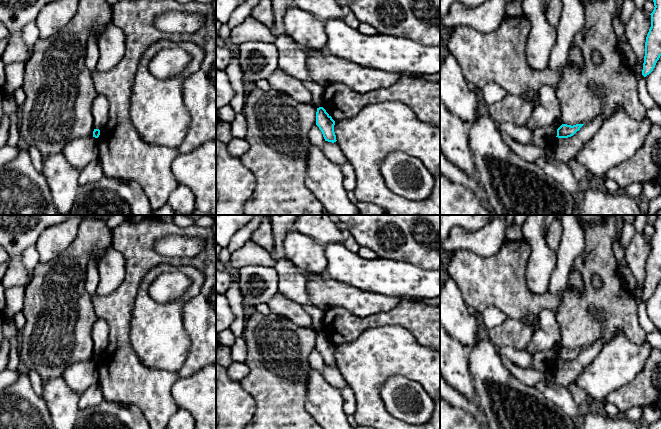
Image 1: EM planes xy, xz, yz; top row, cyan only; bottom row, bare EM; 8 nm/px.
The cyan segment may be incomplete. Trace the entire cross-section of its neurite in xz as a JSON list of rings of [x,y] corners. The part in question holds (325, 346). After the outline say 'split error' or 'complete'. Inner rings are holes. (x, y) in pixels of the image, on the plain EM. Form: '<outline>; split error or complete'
[[[323,331],[317,332],[316,336],[316,349],[321,354],[325,365],[336,366],[336,359],[334,356],[335,345],[332,341],[326,336]]]; complete

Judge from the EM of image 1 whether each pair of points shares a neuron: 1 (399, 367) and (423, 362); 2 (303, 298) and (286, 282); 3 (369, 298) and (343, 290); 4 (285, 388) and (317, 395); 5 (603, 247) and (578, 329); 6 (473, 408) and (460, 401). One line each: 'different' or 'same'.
1: same
2: same
3: same
4: different
5: same
6: same

